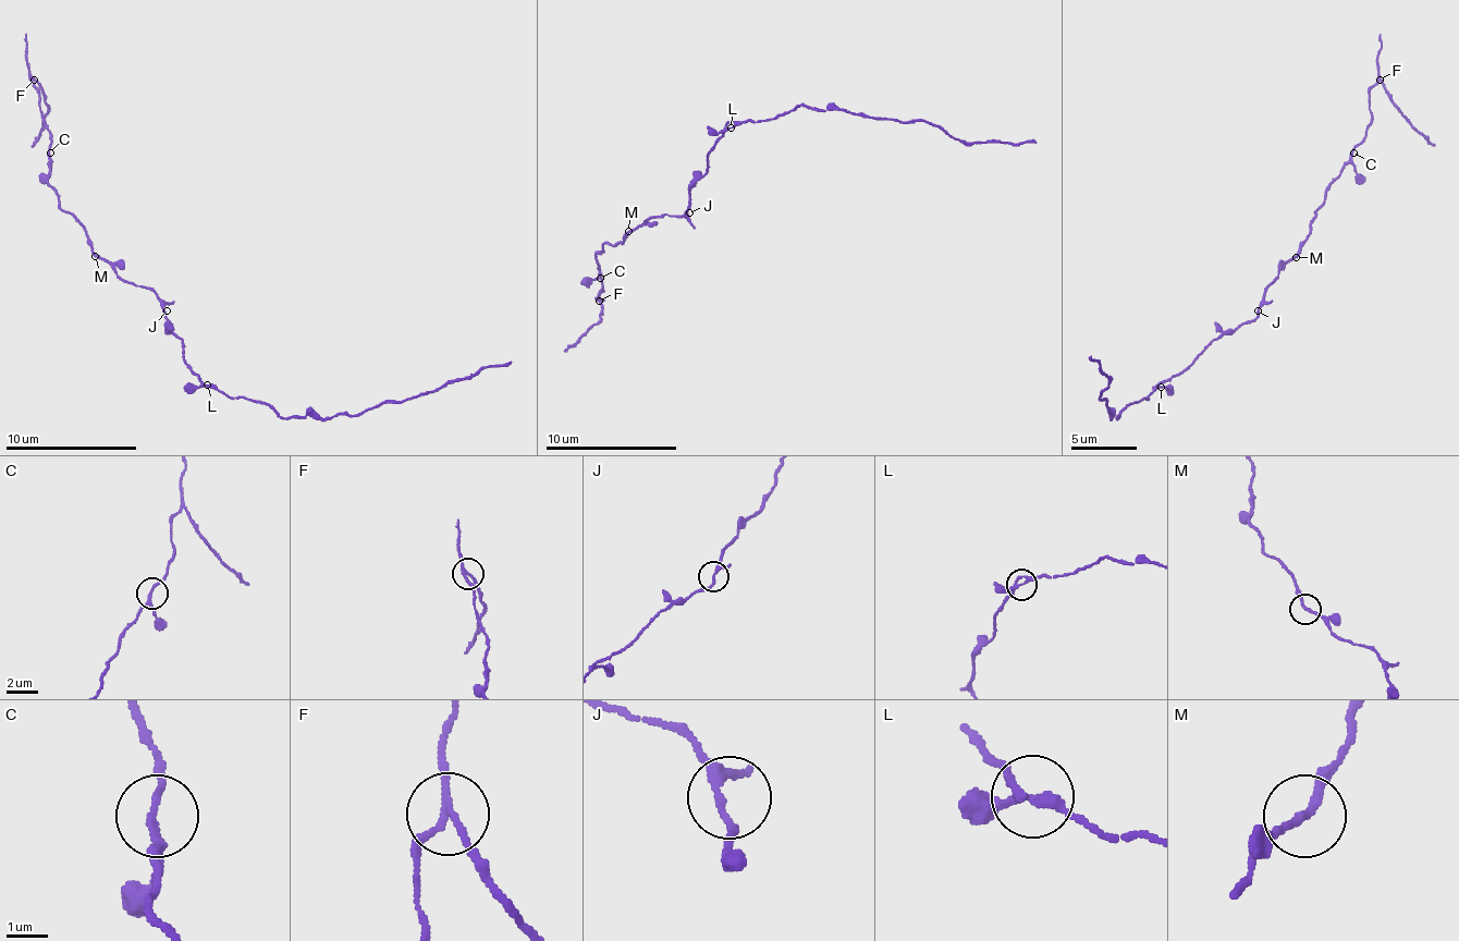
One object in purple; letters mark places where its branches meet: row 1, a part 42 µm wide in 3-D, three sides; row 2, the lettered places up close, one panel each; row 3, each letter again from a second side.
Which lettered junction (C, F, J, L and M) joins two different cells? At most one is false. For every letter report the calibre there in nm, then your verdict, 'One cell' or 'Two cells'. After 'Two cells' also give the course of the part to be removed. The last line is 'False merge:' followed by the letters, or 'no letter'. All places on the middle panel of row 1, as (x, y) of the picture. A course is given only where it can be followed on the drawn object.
C: Thickness 150 nm. One cell
F: Thickness 160 nm. Two cells. Course of the part to remove: (598, 300), (600, 318), (564, 351)
J: Thickness 160 nm. One cell
L: Thickness 170 nm. One cell
M: Thickness 170 nm. One cell
False merge: F

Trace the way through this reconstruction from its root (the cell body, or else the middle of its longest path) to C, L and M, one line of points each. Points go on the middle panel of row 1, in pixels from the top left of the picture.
C: (693, 185), (683, 216), (648, 217), (632, 228), (625, 242), (607, 243), (596, 257), (600, 278)
L: (693, 185), (708, 168), (707, 158), (732, 126)
M: (693, 185), (685, 212), (687, 212), (683, 216), (648, 217), (639, 228), (628, 231)

